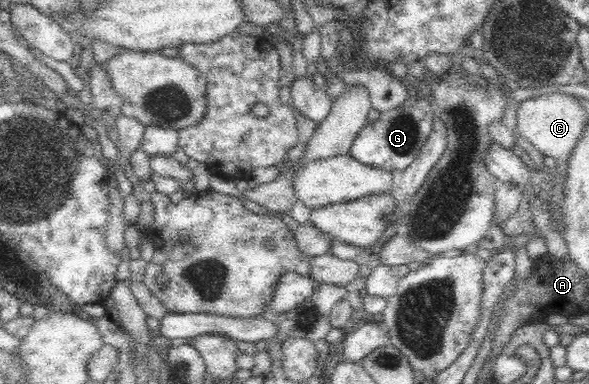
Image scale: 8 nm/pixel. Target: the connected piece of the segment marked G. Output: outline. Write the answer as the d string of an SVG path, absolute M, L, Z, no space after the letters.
M426 91L426 96L422 94L420 98L409 96L400 106L380 113L379 118L373 123L367 122L354 138L349 154L358 162L368 166L388 171L404 171L416 160L420 148L428 140L433 128L432 120L434 120L434 111L428 92Z

